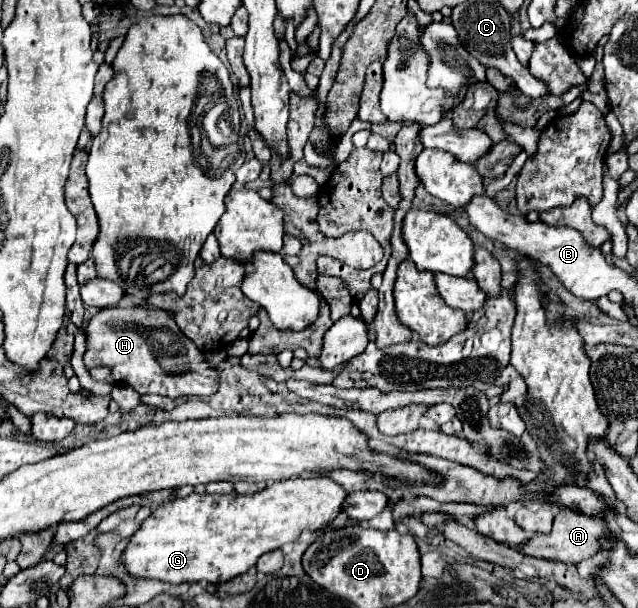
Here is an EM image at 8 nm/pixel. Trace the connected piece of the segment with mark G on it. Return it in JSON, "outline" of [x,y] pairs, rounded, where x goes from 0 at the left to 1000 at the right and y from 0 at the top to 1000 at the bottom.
{"outline":[[[487,785],[487,788],[450,788],[450,791],[434,791],[434,794],[415,801],[415,804],[406,808],[406,811],[397,811],[397,814],[375,814],[375,811],[359,811],[359,814],[328,814],[328,811],[318,811],[318,814],[312,814],[312,811],[296,811],[293,817],[274,817],[274,821],[268,821],[268,824],[249,831],[246,837],[240,837],[240,840],[234,844],[234,850],[218,863],[218,870],[215,870],[215,873],[208,877],[208,883],[199,890],[199,896],[196,896],[196,903],[193,903],[193,929],[196,929],[196,936],[202,933],[199,939],[202,939],[208,949],[221,949],[221,952],[249,952],[249,956],[268,959],[268,962],[290,959],[290,956],[306,959],[306,956],[318,956],[318,952],[328,956],[328,959],[353,959],[353,956],[359,956],[359,952],[365,952],[365,949],[384,942],[387,936],[393,936],[412,910],[428,906],[428,903],[440,903],[447,893],[466,890],[469,880],[475,877],[475,870],[497,873],[497,870],[506,867],[513,857],[519,857],[522,850],[528,850],[534,837],[538,837],[550,854],[556,854],[556,857],[572,857],[572,854],[578,857],[578,854],[591,850],[603,834],[607,834],[607,817],[603,817],[600,811],[594,811],[594,808],[550,808],[550,811],[541,817],[541,808],[538,808],[522,788],[516,788],[516,785]]]}

